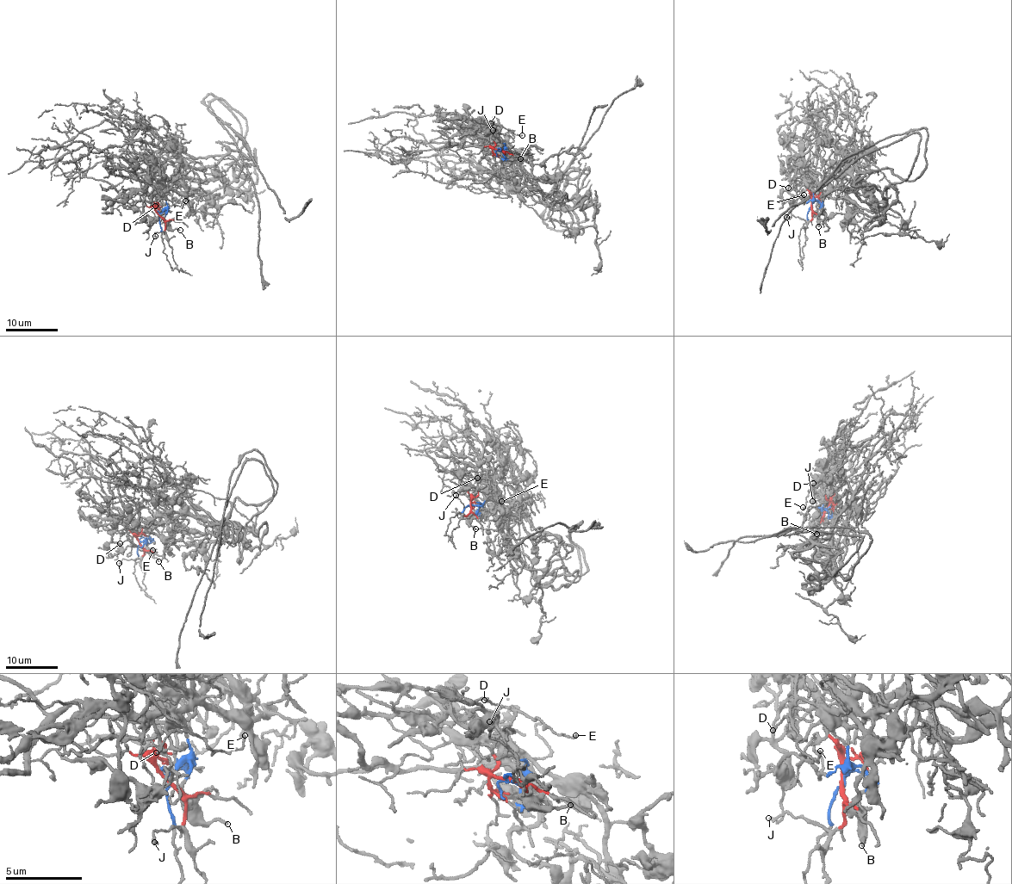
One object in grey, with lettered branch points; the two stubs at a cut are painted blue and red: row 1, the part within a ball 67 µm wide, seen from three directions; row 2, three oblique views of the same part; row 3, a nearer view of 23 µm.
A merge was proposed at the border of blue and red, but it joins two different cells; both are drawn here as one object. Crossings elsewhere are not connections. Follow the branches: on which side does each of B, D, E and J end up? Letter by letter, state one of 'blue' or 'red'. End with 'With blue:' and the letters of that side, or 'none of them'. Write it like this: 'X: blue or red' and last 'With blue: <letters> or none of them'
B: blue
D: red
E: red
J: red
With blue: B

